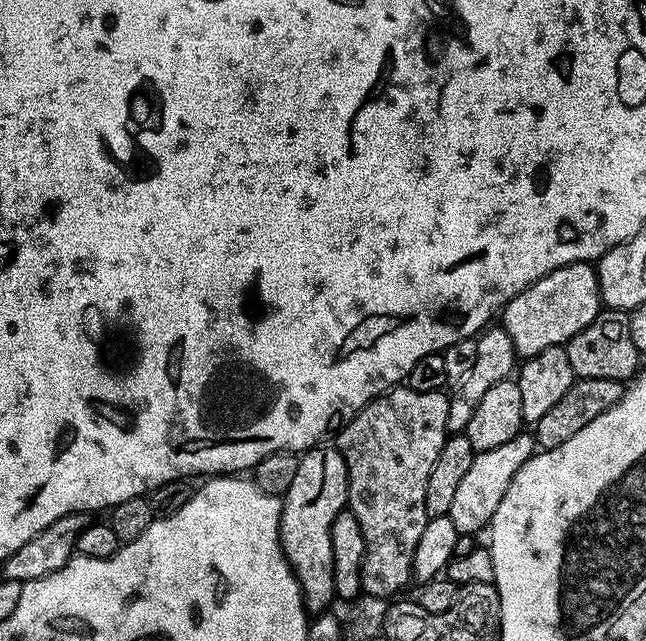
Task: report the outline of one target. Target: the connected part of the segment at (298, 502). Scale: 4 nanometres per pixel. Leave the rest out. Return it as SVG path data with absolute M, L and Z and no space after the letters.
M317 446L309 448L307 452L300 456L300 465L298 466L298 474L294 478L294 482L290 485L290 490L284 493L282 503L280 506L280 544L284 547L284 553L288 559L288 564L292 571L296 573L296 581L304 595L304 606L309 613L319 614L321 612L329 611L333 607L336 600L336 591L334 590L334 549L330 546L330 526L334 526L334 518L338 518L338 514L345 511L348 502L348 471L346 470L346 462L342 458L339 448L335 446Z

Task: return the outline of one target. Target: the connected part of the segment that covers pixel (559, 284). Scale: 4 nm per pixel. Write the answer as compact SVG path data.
M591 263L567 264L534 282L519 292L502 309L502 327L514 342L517 357L527 358L567 345L578 330L590 326L601 315L602 301L596 269Z

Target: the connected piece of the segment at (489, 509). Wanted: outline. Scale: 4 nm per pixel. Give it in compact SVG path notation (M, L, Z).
M521 430L510 442L502 442L502 446L494 446L494 450L477 452L474 462L470 462L470 470L462 478L462 483L454 493L454 503L447 516L460 532L480 534L487 529L494 518L494 510L498 510L498 502L502 502L502 494L510 486L514 474L538 451L535 435Z

